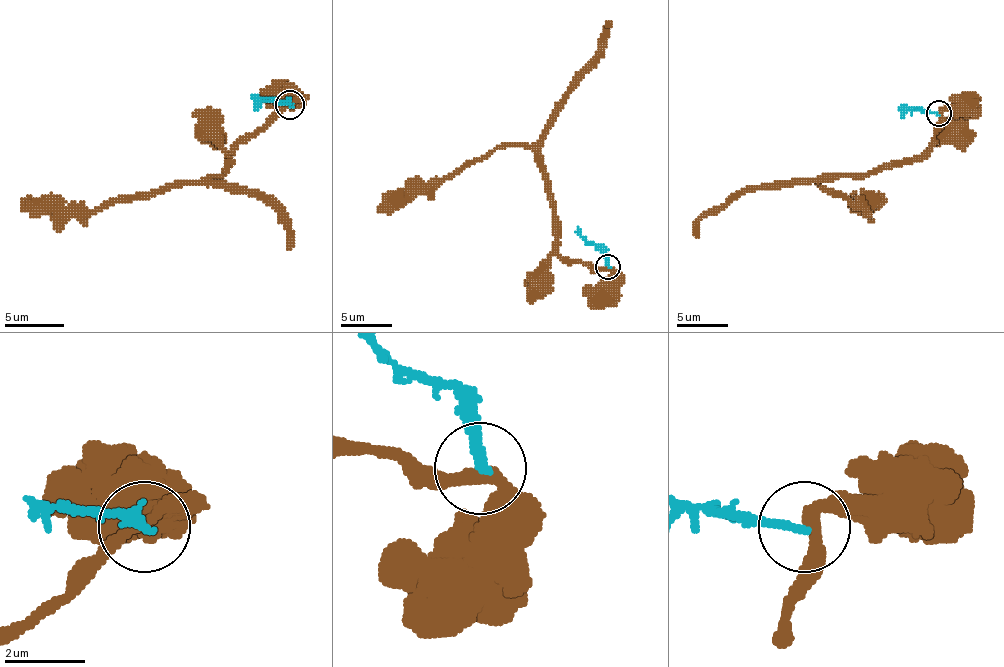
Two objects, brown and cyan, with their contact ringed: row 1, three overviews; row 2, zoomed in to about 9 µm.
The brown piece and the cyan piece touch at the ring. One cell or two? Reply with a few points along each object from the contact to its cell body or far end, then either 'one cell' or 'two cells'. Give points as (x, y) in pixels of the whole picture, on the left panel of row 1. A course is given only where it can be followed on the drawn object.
course brown (290, 104), (243, 139), (219, 175), (166, 184), (95, 210), (33, 210), (21, 198); course cyan (290, 104), (255, 98); two cells

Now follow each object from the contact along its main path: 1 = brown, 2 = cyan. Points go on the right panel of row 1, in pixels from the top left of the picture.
1: (939, 112), (924, 156), (817, 181), (850, 204), (873, 204), (883, 194)
2: (939, 112), (899, 107)

